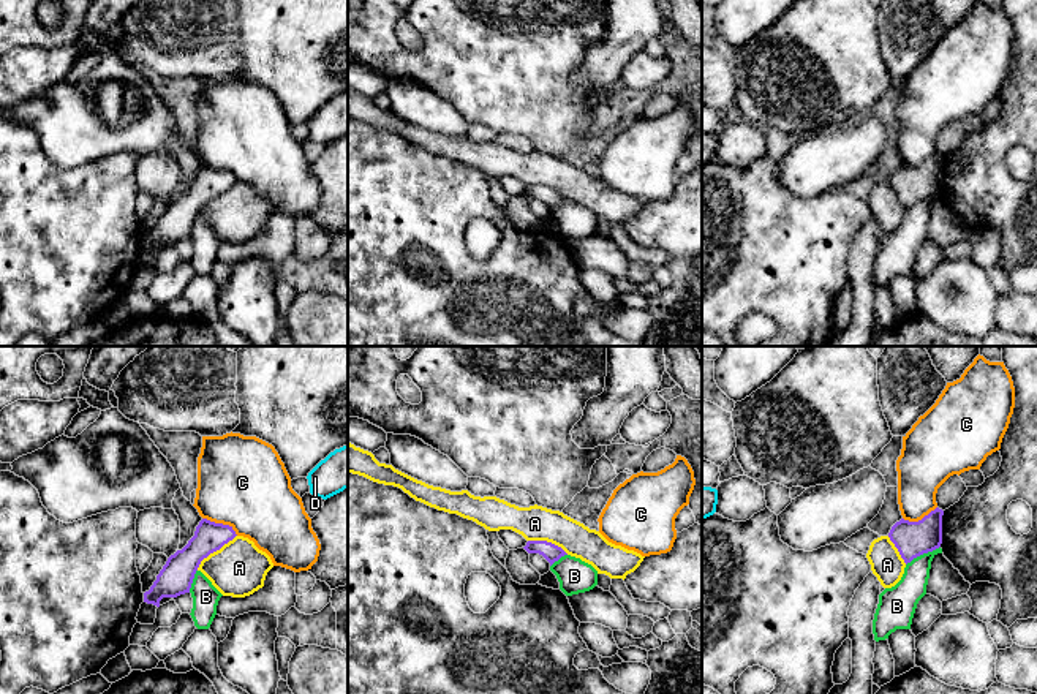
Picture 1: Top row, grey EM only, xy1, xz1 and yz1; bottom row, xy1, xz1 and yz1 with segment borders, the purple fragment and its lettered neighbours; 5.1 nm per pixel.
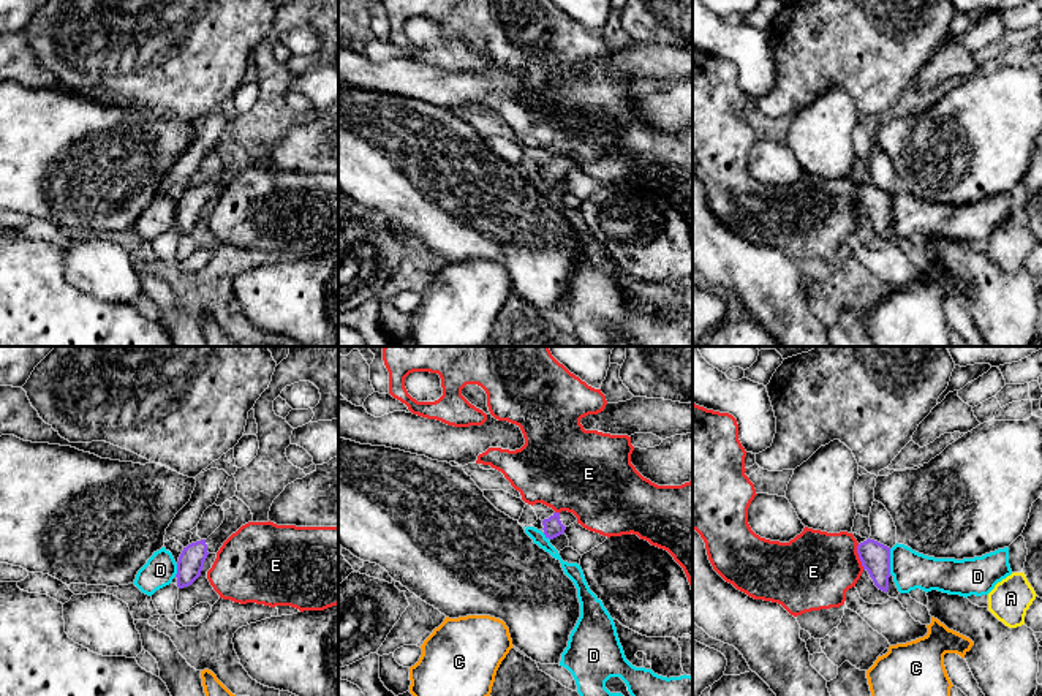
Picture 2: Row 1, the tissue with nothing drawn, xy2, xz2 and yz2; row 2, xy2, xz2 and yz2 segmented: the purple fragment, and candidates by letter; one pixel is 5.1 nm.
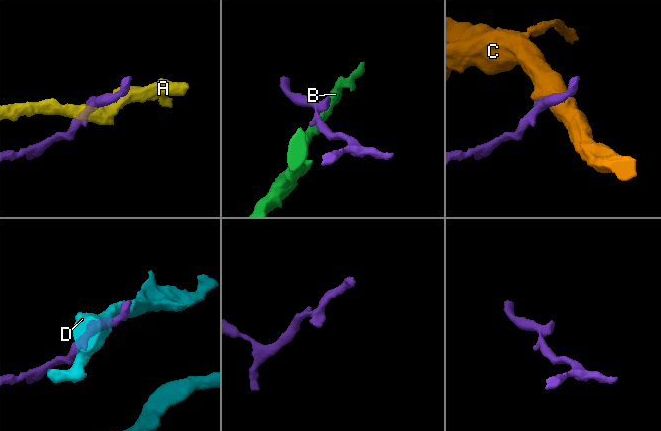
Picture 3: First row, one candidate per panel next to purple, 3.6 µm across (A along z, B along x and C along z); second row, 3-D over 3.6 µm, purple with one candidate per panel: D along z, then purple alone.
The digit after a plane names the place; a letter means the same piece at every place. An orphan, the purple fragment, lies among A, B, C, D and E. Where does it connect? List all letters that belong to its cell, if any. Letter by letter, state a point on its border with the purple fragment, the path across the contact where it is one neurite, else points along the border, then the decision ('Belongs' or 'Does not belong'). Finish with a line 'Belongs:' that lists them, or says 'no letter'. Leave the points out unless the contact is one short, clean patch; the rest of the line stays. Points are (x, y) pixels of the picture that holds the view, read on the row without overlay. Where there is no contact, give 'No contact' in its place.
A: Touches purple at xy1 (214, 196). Boundary: xy1 (236, 181), (211, 198), (196, 215). Does not belong
B: Touches purple at yz1 (922, 199). Does not belong
C: Touches purple at xy1 (220, 169). Does not belong
D: Touches purple at yz2 (889, 208). Boundary: yz2 (889, 195), (890, 219). Does not belong
E: Touches purple at yz2 (859, 203). Boundary: yz2 (857, 190), (857, 203), (864, 214). Does not belong
Belongs: no letter

